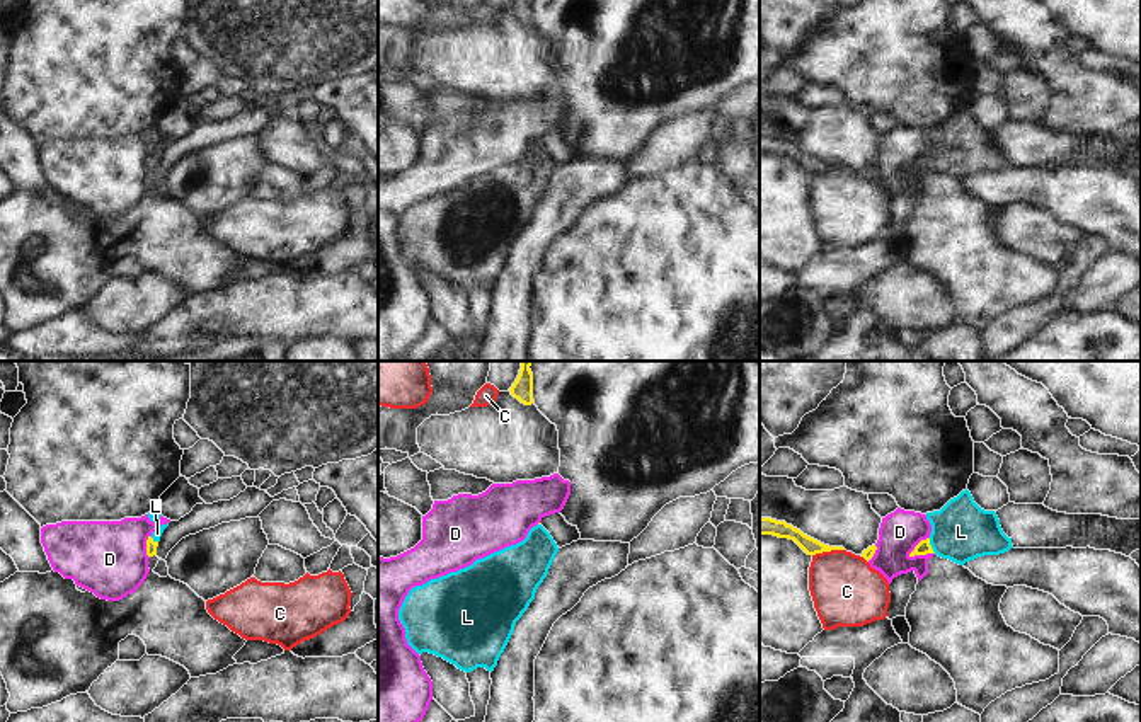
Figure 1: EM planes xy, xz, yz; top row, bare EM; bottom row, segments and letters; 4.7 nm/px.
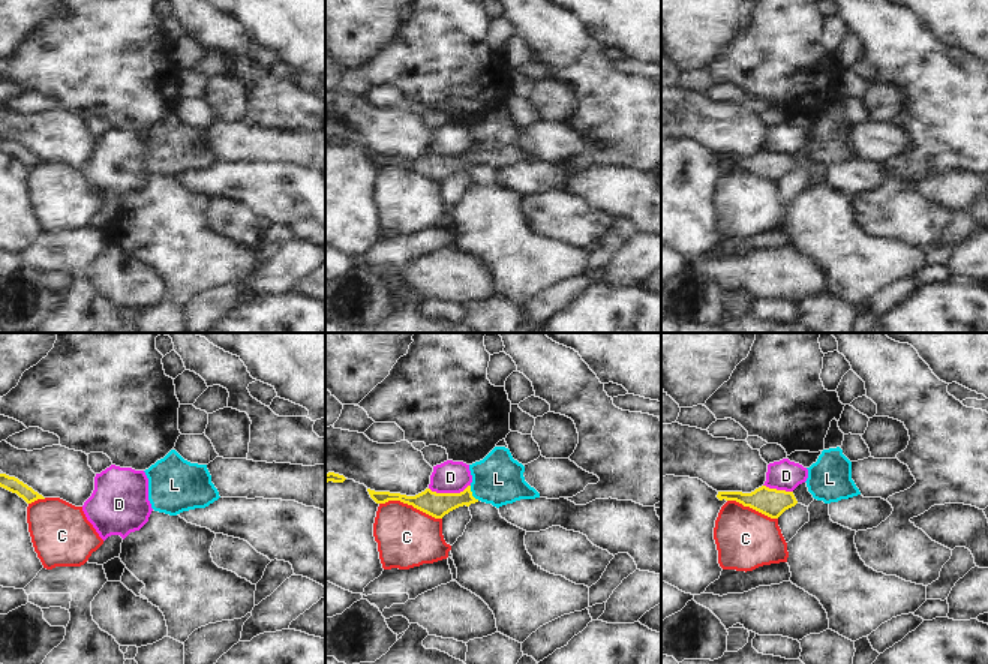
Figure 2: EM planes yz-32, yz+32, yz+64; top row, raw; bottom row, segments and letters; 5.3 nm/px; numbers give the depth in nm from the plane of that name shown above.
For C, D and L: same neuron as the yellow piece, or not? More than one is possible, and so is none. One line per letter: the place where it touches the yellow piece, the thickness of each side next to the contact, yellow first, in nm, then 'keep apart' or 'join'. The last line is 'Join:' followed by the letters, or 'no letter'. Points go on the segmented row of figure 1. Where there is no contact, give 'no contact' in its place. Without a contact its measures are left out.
C: meets yellow in yz at (828, 550); 80 nm thick on the yellow side, 320 nm on the other; keep apart
D: meets yellow in yz at (917, 545); 70 nm thick on the yellow side, 200 nm on the other; keep apart
L: meets yellow in yz at (930, 545); 70 nm thick on the yellow side, 280 nm on the other; join
Join: L

